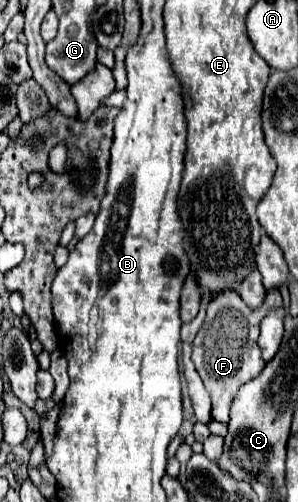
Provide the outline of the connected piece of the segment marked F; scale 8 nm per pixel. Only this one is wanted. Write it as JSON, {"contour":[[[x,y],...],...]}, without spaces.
{"contour":[[[225,289],[217,291],[213,299],[207,305],[207,317],[193,339],[193,355],[191,361],[195,363],[195,369],[199,371],[211,401],[213,401],[213,419],[215,421],[229,421],[229,409],[235,399],[235,393],[239,385],[245,381],[251,381],[259,371],[265,367],[265,361],[261,357],[261,351],[257,347],[257,337],[259,337],[259,323],[267,311],[281,307],[281,295],[279,289],[267,291],[267,297],[259,309],[249,309],[243,299],[237,295],[235,289]]]}

